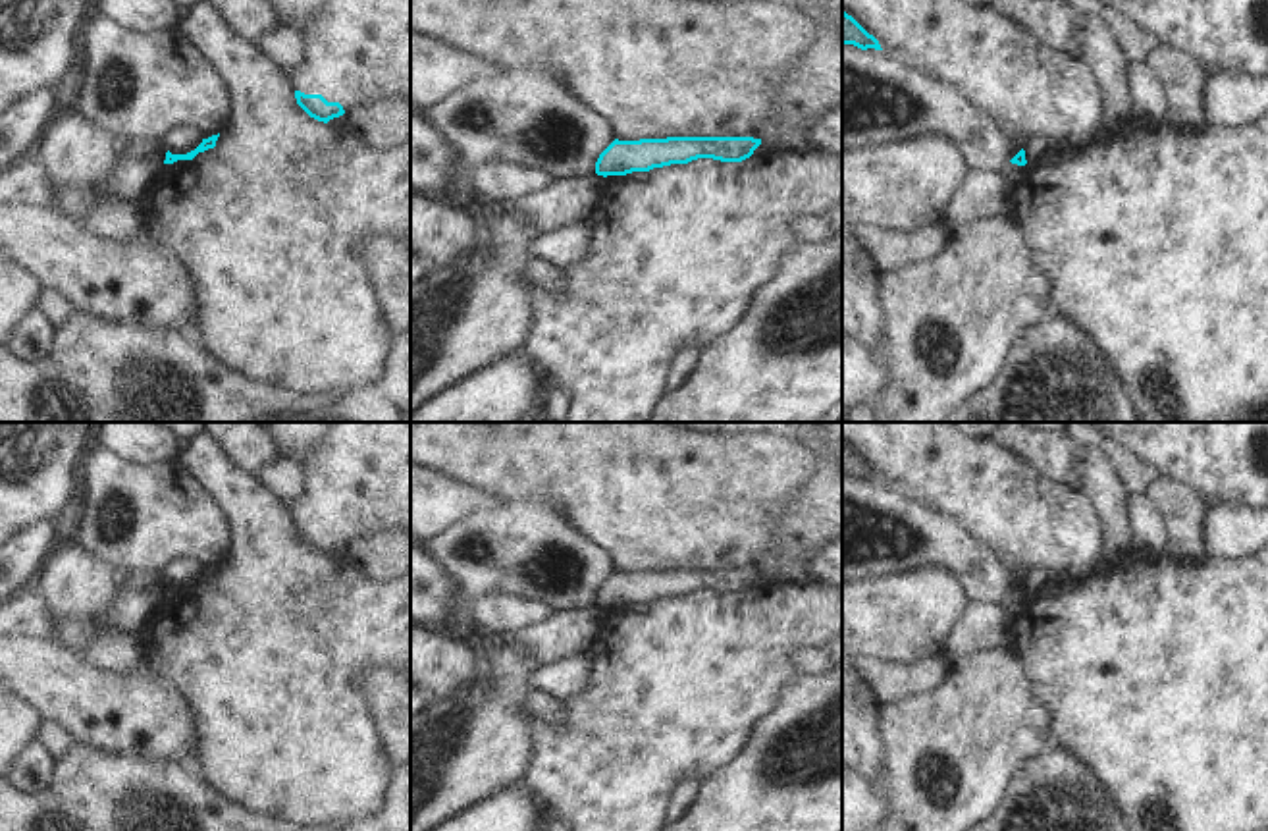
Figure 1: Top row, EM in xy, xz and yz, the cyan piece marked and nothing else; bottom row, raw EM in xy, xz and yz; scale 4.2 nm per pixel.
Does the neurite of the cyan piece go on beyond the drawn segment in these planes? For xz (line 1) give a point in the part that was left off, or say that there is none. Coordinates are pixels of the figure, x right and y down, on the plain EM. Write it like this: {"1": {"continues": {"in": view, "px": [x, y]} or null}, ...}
{"1": {"continues": null}}

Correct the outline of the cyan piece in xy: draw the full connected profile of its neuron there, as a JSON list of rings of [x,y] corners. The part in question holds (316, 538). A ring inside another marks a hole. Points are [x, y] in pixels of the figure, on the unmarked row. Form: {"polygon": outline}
{"polygon": [[[410,422],[391,440],[360,440],[333,445],[322,442],[312,459],[301,467],[304,488],[289,505],[297,536],[314,551],[328,555],[351,544],[357,534],[382,524],[395,536],[410,538]]]}

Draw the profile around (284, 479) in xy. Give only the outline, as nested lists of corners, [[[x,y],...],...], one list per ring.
[[[277,457],[254,476],[281,505],[287,507],[301,497],[304,488],[301,465],[285,457]]]

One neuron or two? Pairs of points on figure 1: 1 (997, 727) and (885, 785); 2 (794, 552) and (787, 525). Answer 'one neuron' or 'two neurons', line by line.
1: one neuron
2: one neuron

